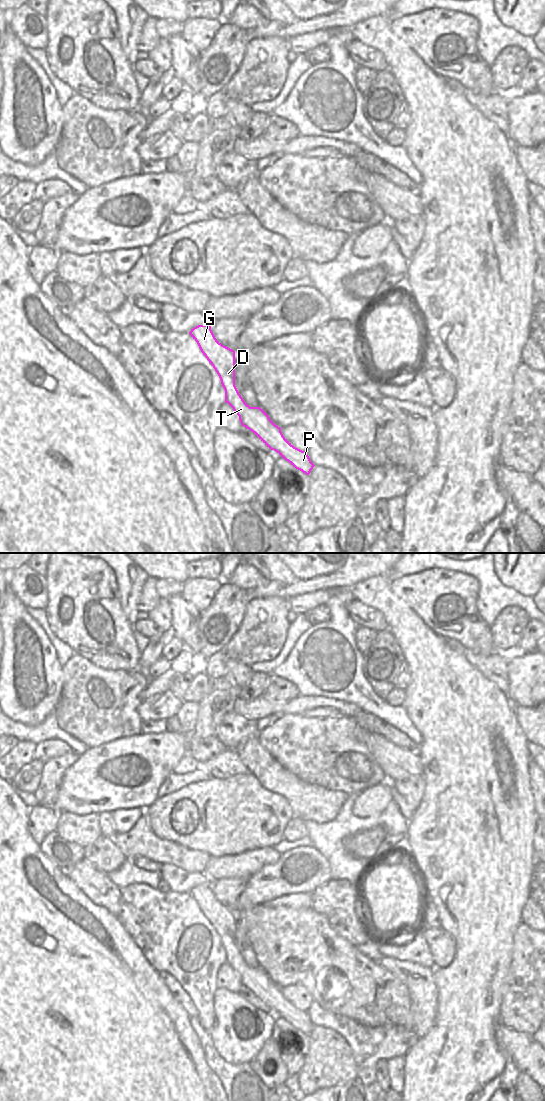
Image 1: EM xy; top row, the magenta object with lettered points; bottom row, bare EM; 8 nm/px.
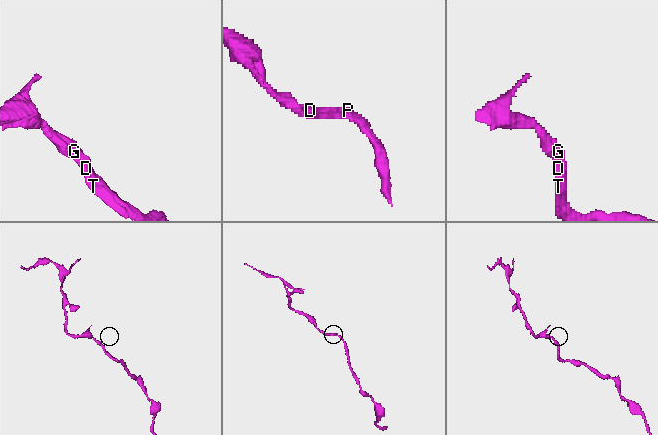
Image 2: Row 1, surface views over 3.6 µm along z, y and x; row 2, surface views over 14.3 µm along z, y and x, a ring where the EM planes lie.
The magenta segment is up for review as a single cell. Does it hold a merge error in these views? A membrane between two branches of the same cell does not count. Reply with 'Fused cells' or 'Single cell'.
Single cell

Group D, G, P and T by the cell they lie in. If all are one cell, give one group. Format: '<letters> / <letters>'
D G P T

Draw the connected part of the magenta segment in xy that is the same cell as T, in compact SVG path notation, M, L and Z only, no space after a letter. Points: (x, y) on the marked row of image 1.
M198 325L189 334L217 372L225 390L225 403L239 416L241 425L252 431L267 447L276 451L293 467L309 475L315 465L307 451L294 447L263 409L250 407L239 394L235 386L235 351L215 338L211 325Z

